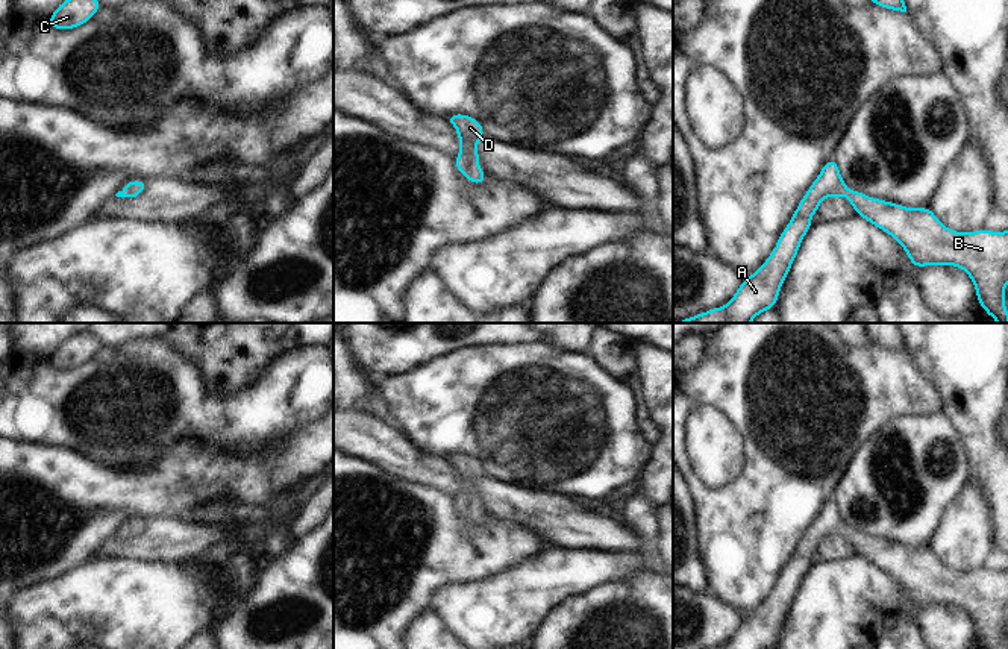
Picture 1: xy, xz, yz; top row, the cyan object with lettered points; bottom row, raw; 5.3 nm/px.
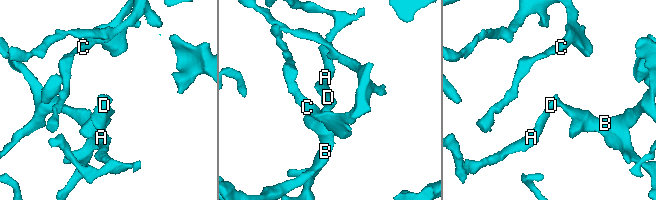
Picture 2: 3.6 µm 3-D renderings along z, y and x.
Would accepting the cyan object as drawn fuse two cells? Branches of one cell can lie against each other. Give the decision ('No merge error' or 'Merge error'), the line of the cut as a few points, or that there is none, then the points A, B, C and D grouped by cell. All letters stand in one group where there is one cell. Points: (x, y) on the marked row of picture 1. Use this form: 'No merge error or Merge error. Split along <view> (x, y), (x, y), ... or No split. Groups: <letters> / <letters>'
No merge error. No split. Groups: A B C D.

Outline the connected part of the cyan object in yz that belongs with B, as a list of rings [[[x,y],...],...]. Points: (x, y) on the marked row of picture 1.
[[[834,158],[825,162],[809,191],[803,194],[770,256],[743,279],[734,297],[725,306],[676,323],[750,323],[762,311],[775,308],[800,243],[812,227],[812,214],[820,209],[823,199],[841,196],[847,197],[856,215],[891,235],[914,268],[955,265],[964,270],[987,315],[997,323],[1008,323],[1003,302],[1008,284],[1008,230],[990,232],[982,227],[976,232],[955,232],[931,208],[906,208],[849,190]]]

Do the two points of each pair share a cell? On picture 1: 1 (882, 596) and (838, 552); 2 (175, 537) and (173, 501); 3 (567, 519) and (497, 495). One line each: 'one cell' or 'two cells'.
1: two cells
2: two cells
3: one cell

